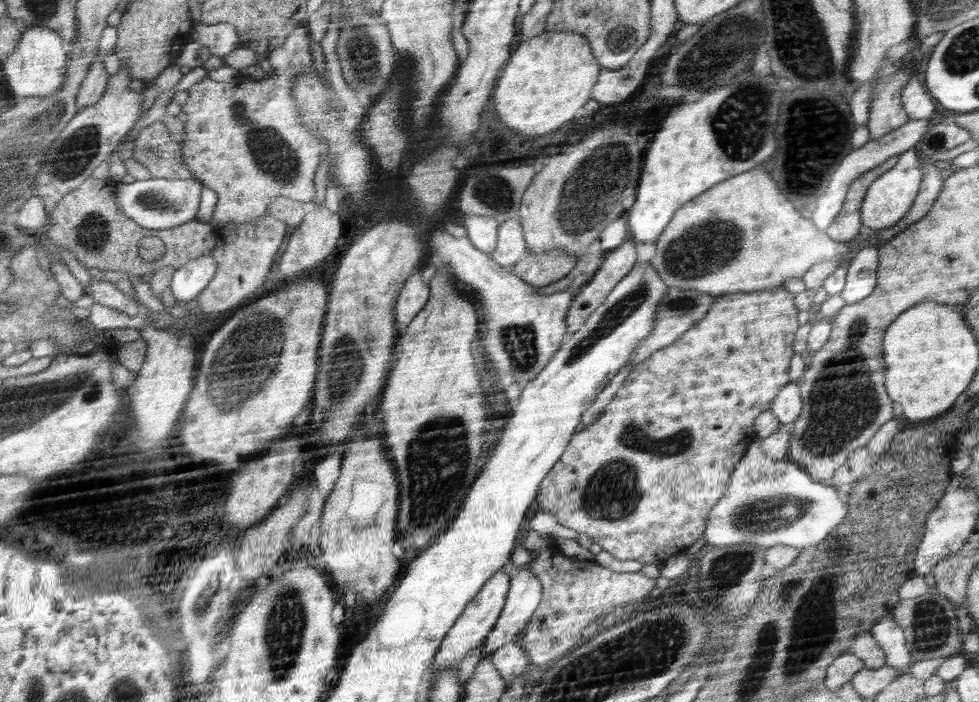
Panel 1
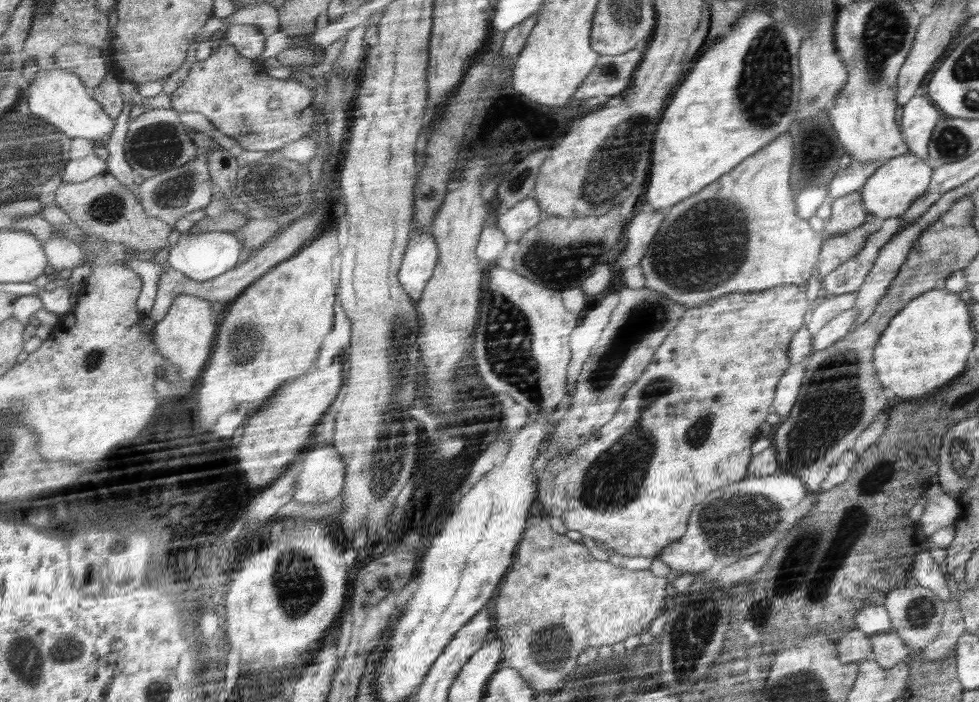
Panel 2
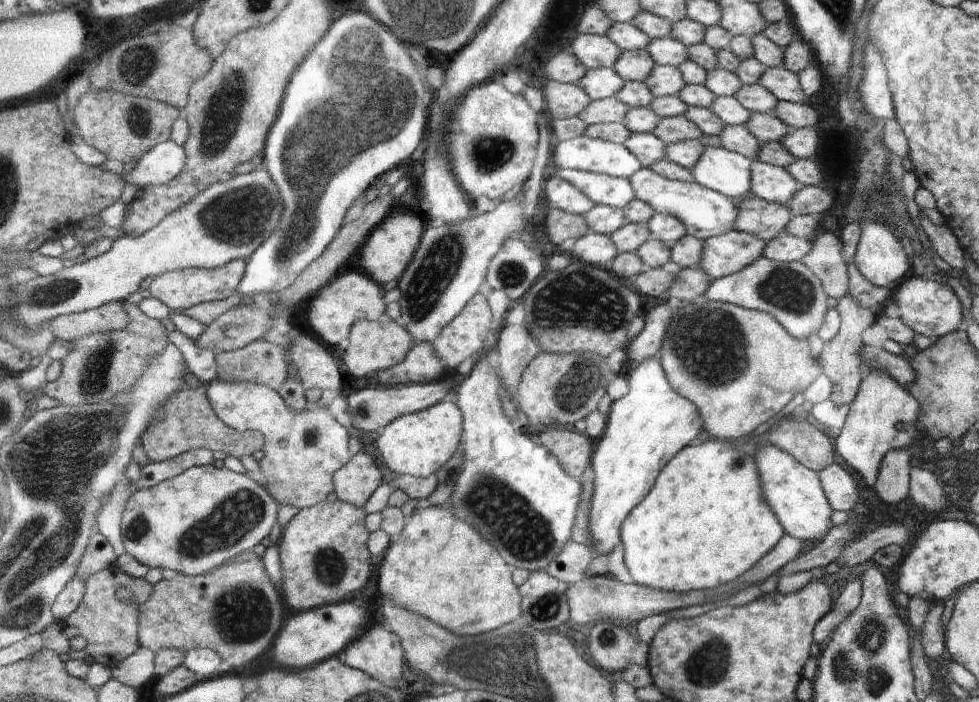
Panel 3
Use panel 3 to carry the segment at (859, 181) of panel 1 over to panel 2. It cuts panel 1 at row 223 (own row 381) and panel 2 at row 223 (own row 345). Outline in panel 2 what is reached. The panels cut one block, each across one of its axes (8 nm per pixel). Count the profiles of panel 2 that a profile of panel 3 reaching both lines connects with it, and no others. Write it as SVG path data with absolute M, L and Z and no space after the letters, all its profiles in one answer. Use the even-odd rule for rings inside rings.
M860 191L838 197L831 204L831 218L824 223L828 236L845 234L865 224L866 211Z

